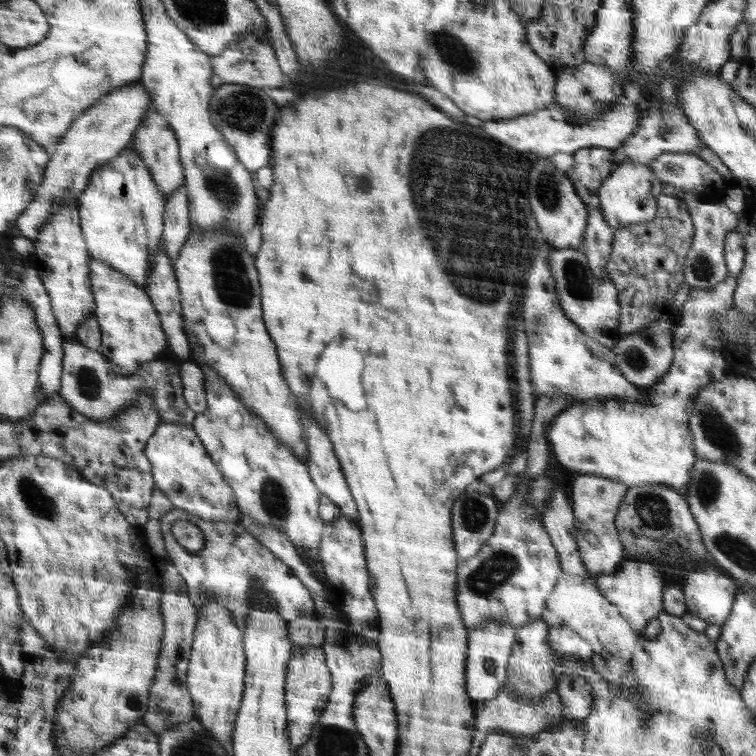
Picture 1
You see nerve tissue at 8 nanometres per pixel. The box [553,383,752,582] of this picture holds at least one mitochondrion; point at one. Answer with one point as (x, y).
(715, 428)

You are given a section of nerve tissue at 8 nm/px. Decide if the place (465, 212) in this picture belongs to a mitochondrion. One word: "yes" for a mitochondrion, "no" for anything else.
yes

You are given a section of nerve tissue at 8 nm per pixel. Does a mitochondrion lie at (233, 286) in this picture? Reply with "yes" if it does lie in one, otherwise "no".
yes

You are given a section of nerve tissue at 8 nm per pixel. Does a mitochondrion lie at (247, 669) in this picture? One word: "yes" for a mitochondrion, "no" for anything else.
no

